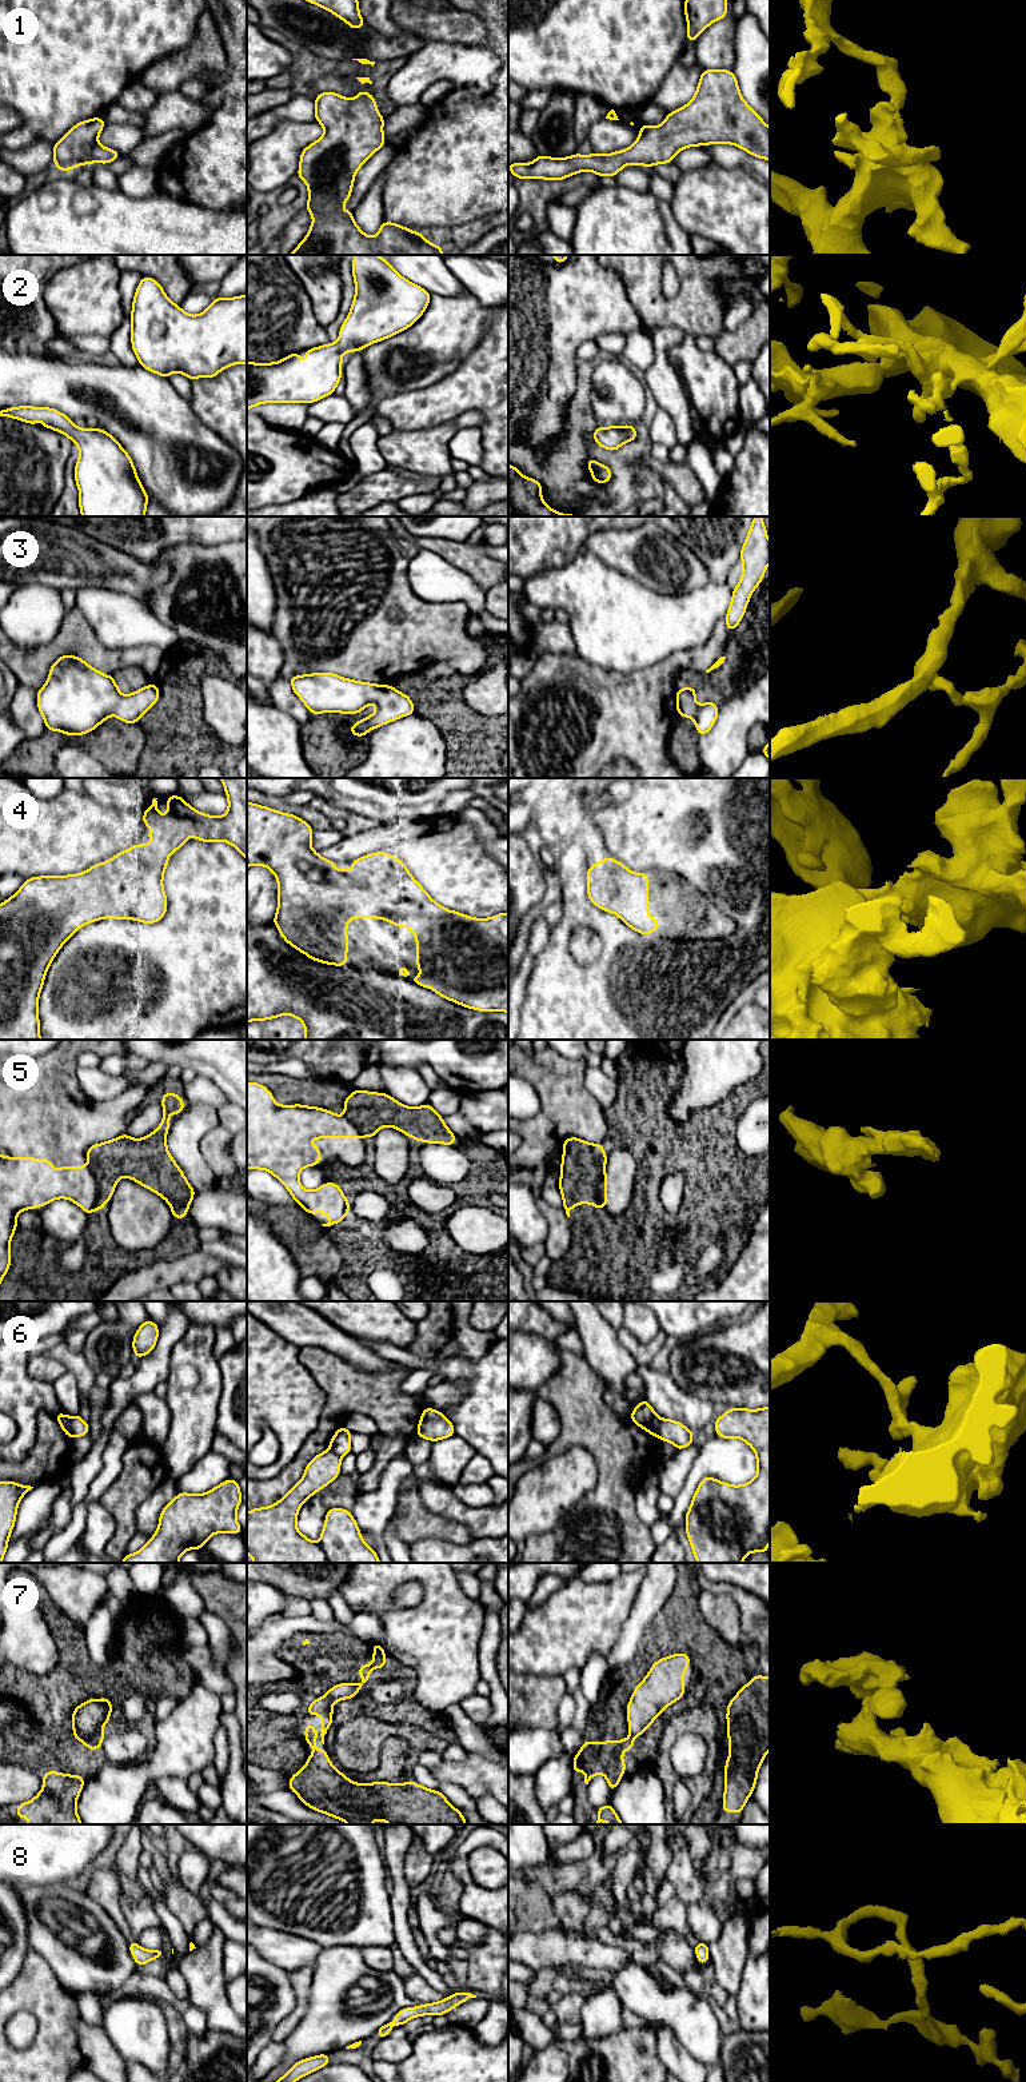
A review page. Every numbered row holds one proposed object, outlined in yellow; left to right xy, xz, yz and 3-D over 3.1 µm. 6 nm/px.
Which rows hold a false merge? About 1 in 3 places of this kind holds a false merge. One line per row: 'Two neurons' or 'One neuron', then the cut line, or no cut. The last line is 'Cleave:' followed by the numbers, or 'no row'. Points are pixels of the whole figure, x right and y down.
1: One neuron. No split
2: One neuron. No split
3: One neuron. No split
4: One neuron. No split
5: Two neurons. Split along xy (88, 1165), (96, 1183), (96, 1207)
6: Two neurons. Split along xy (67, 1418), (72, 1436)
7: Two neurons. Split along xy (99, 1728), (94, 1734), (75, 1737)
8: Two neurons. Split along xy (140, 1949), (135, 1955)
Cleave: 5, 6, 7, 8

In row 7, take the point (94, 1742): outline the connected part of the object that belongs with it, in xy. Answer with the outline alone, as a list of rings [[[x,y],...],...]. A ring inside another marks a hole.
[[[99,1730],[95,1735],[91,1735],[87,1738],[75,1736],[73,1742],[81,1740],[88,1750],[99,1750],[104,1736],[105,1736],[105,1732]]]

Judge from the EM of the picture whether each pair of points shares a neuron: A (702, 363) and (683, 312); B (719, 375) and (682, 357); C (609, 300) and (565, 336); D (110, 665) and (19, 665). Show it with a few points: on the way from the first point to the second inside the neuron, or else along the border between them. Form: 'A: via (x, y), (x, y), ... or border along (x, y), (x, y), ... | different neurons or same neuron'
A: border along (685, 332), (695, 338) | different neurons
B: via (710, 375), (691, 362) | same neuron
C: via (598, 302), (574, 326) | same neuron
D: via (87, 647), (58, 647), (42, 658) | same neuron

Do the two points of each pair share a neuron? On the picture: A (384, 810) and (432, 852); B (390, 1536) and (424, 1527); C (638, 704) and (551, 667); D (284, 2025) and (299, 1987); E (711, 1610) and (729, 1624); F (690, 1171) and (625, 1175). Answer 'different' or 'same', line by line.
A: different
B: different
C: same
D: same
E: same
F: different

